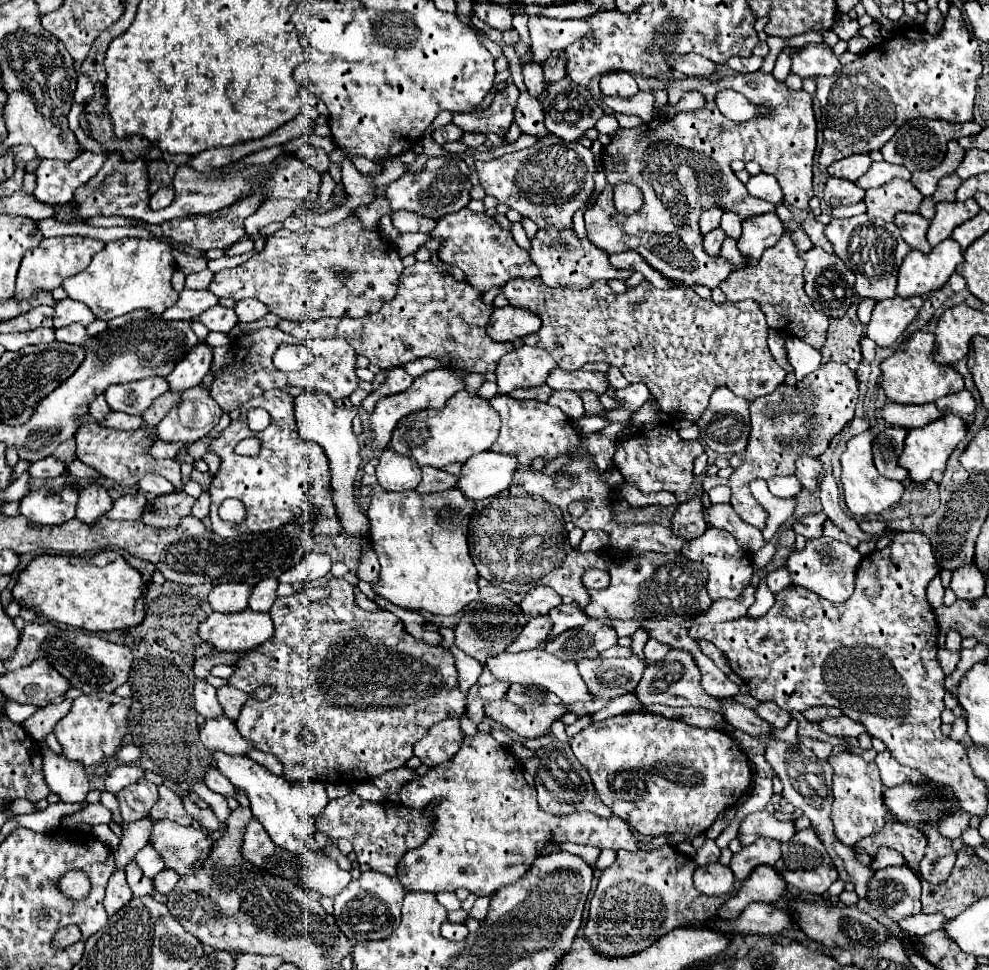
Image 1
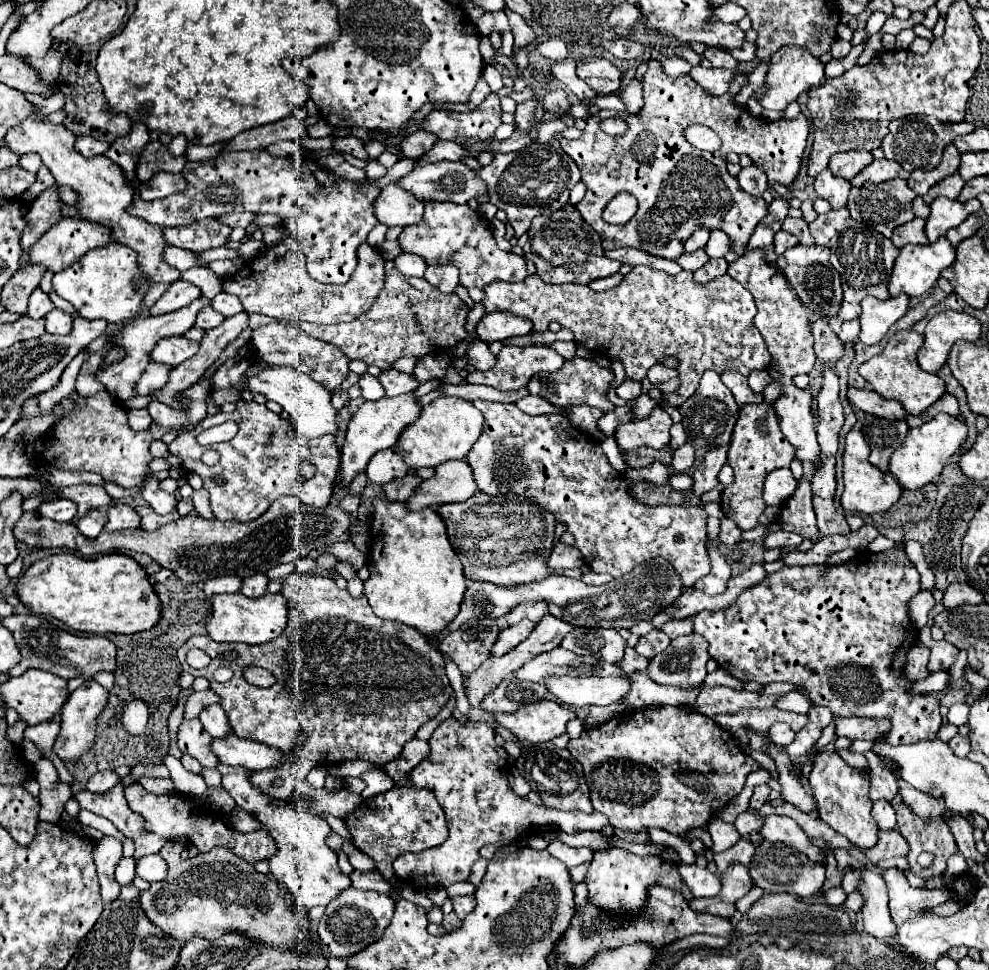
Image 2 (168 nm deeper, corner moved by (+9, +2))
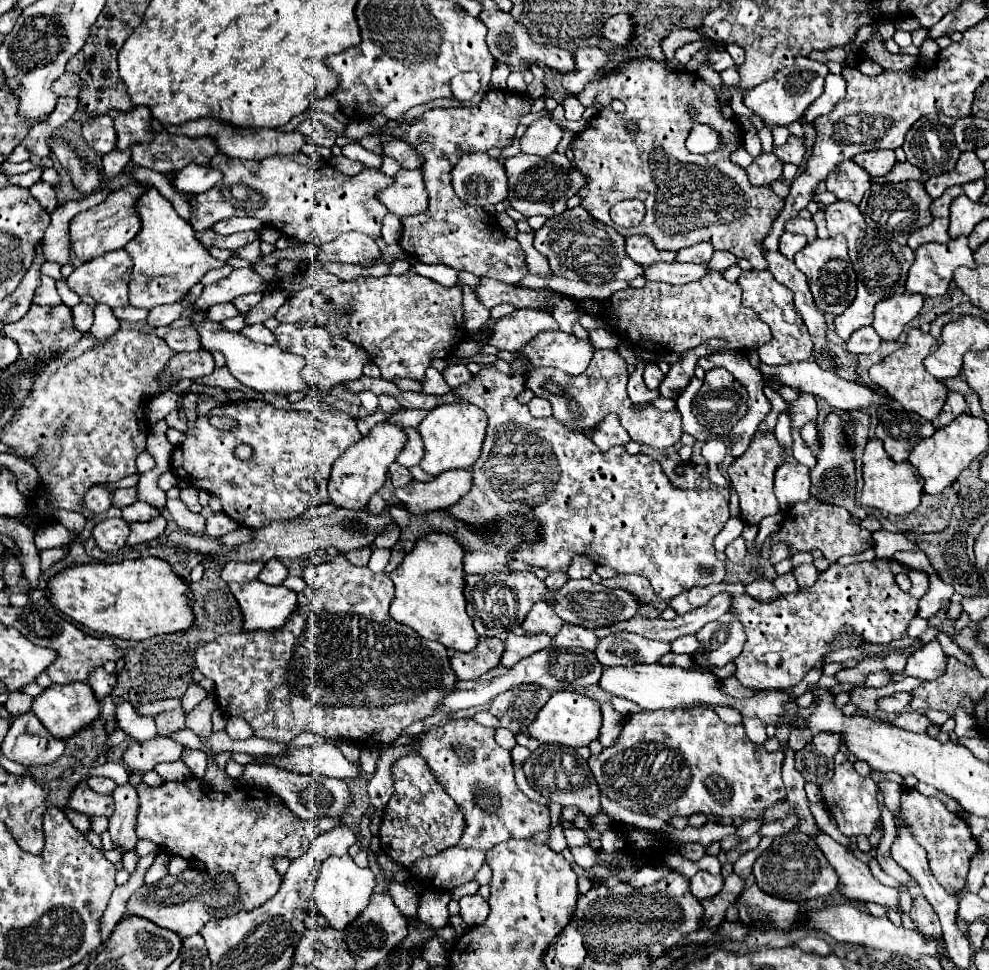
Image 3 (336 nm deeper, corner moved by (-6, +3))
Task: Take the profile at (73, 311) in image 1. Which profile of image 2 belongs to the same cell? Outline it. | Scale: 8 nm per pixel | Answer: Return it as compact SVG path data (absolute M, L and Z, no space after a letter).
M37 288L37 290L33 292L33 296L29 298L29 310L27 310L27 316L39 320L39 318L45 318L51 310L55 310L53 302L49 300L49 296L47 296L41 288Z

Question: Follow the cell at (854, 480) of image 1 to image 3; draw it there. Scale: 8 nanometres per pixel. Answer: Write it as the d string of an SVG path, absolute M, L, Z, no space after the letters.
M870 439L864 449L862 463L864 463L862 467L864 489L860 495L862 507L872 507L872 509L878 509L882 513L892 513L892 515L906 515L918 507L924 481L910 461L902 461L902 463L892 461L888 453L884 451L880 439Z

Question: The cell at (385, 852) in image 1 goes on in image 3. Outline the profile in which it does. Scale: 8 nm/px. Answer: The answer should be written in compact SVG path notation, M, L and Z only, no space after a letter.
M418 755L400 757L392 766L394 793L384 809L380 827L382 851L398 865L412 867L424 855L436 855L460 841L464 831L464 815L446 791L436 783L424 759Z

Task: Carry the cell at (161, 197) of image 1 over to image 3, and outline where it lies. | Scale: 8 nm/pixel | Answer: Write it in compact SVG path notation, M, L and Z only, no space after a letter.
M188 165L182 171L176 173L174 177L174 185L176 189L184 191L184 193L204 193L210 187L214 187L216 183L222 181L222 173L208 167L208 165Z

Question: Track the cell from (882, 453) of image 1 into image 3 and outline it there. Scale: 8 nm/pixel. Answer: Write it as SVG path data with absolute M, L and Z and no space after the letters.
M890 405L890 409L886 409L880 415L876 437L882 439L886 453L894 461L906 461L914 445L922 437L930 437L934 431L936 431L934 425L922 419L920 415L904 411L902 407Z

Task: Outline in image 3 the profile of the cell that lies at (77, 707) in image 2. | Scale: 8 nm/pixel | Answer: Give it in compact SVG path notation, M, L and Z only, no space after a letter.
M96 667L92 669L92 673L88 675L88 685L92 687L94 695L98 701L104 701L104 697L112 691L112 687L116 685L116 677L112 673L106 673L104 667Z

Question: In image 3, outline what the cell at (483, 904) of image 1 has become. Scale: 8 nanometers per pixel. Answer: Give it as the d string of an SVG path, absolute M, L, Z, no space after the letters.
M480 895L460 897L458 903L460 903L460 917L466 921L468 927L476 927L488 917L488 903Z

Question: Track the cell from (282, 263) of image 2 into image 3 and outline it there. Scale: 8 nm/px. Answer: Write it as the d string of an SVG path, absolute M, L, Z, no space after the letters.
M344 233L340 241L326 243L320 253L320 261L340 261L340 263L360 263L360 265L374 265L372 261L380 257L378 245L372 237L364 233Z

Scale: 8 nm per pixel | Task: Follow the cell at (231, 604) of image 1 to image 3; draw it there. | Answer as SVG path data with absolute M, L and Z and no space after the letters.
M228 561L222 567L222 579L226 583L248 583L258 579L264 563L262 561Z

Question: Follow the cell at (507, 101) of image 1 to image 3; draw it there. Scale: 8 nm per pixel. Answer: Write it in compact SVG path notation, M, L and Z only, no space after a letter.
M490 89L480 105L476 107L450 107L450 109L430 109L424 115L408 121L400 121L390 135L402 139L422 159L422 177L428 191L428 209L418 215L402 217L402 237L400 247L414 259L422 263L442 263L456 271L470 271L476 277L496 277L502 283L518 283L528 275L524 263L524 251L516 239L502 233L494 215L484 213L480 207L466 205L460 201L452 189L452 167L462 157L462 153L488 151L492 147L510 147L516 135L520 119L530 113L532 99L528 95L518 95L510 91Z

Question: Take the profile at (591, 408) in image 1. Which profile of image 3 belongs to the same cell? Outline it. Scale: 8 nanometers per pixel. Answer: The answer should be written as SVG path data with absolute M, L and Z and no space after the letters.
M608 415L608 419L600 423L600 427L594 427L592 441L598 445L600 451L608 451L614 445L626 445L630 441L630 435L622 429L616 415Z

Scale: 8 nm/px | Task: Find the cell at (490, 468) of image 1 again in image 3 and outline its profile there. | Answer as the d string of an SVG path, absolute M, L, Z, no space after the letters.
M466 469L444 471L430 483L410 481L406 487L396 489L394 497L398 503L402 503L402 507L406 507L408 513L424 515L458 503L458 499L468 493L470 483L472 483L472 473Z

